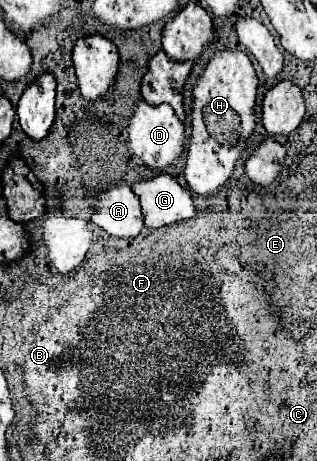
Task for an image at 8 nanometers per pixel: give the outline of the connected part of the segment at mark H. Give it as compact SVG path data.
M241 51L217 53L207 69L201 73L193 89L193 135L187 149L185 179L191 191L199 195L211 195L223 187L233 171L237 157L245 153L247 141L255 129L255 99L257 99L257 73L249 57Z

